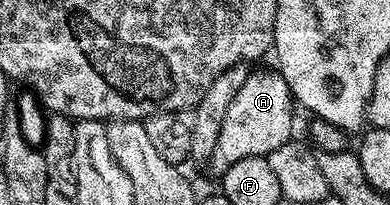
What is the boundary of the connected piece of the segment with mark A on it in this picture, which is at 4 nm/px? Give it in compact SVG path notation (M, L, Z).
M272 67L250 71L247 82L239 86L239 94L231 98L227 114L223 117L223 130L215 142L207 167L214 174L226 172L239 158L268 157L271 150L279 150L294 135L293 108L295 101L281 73Z

